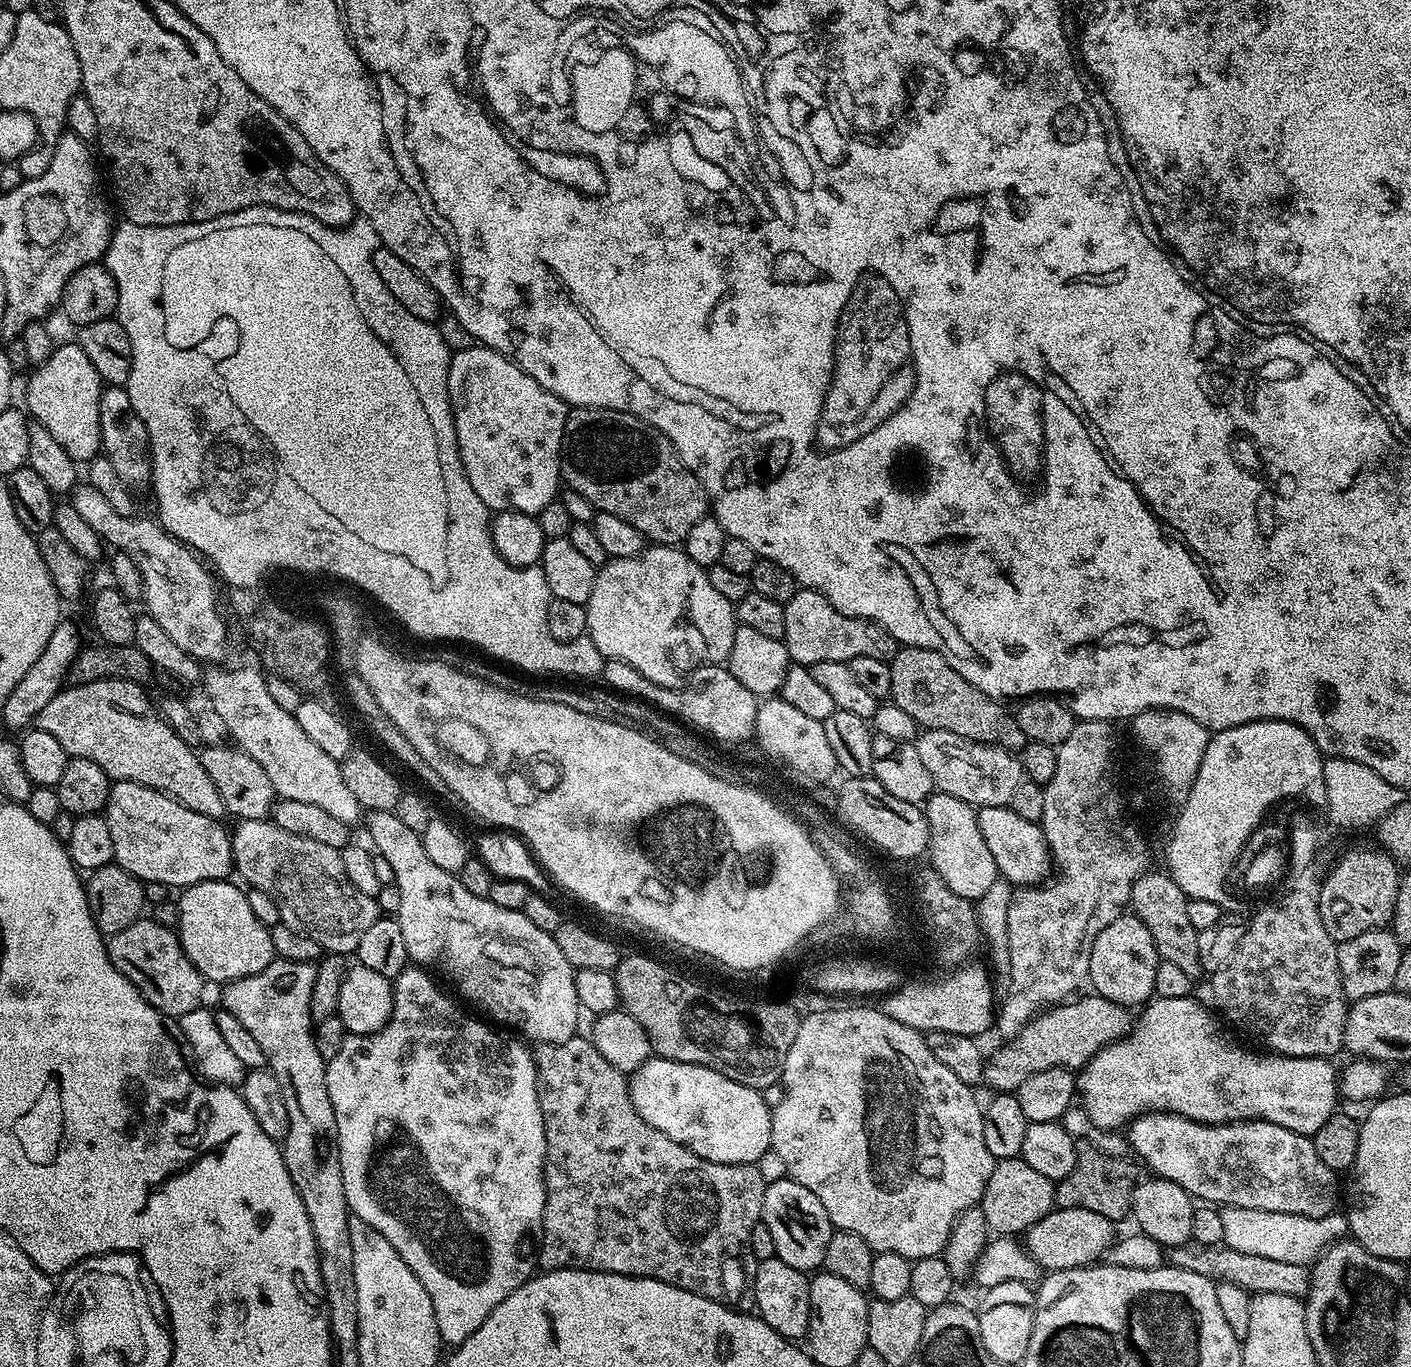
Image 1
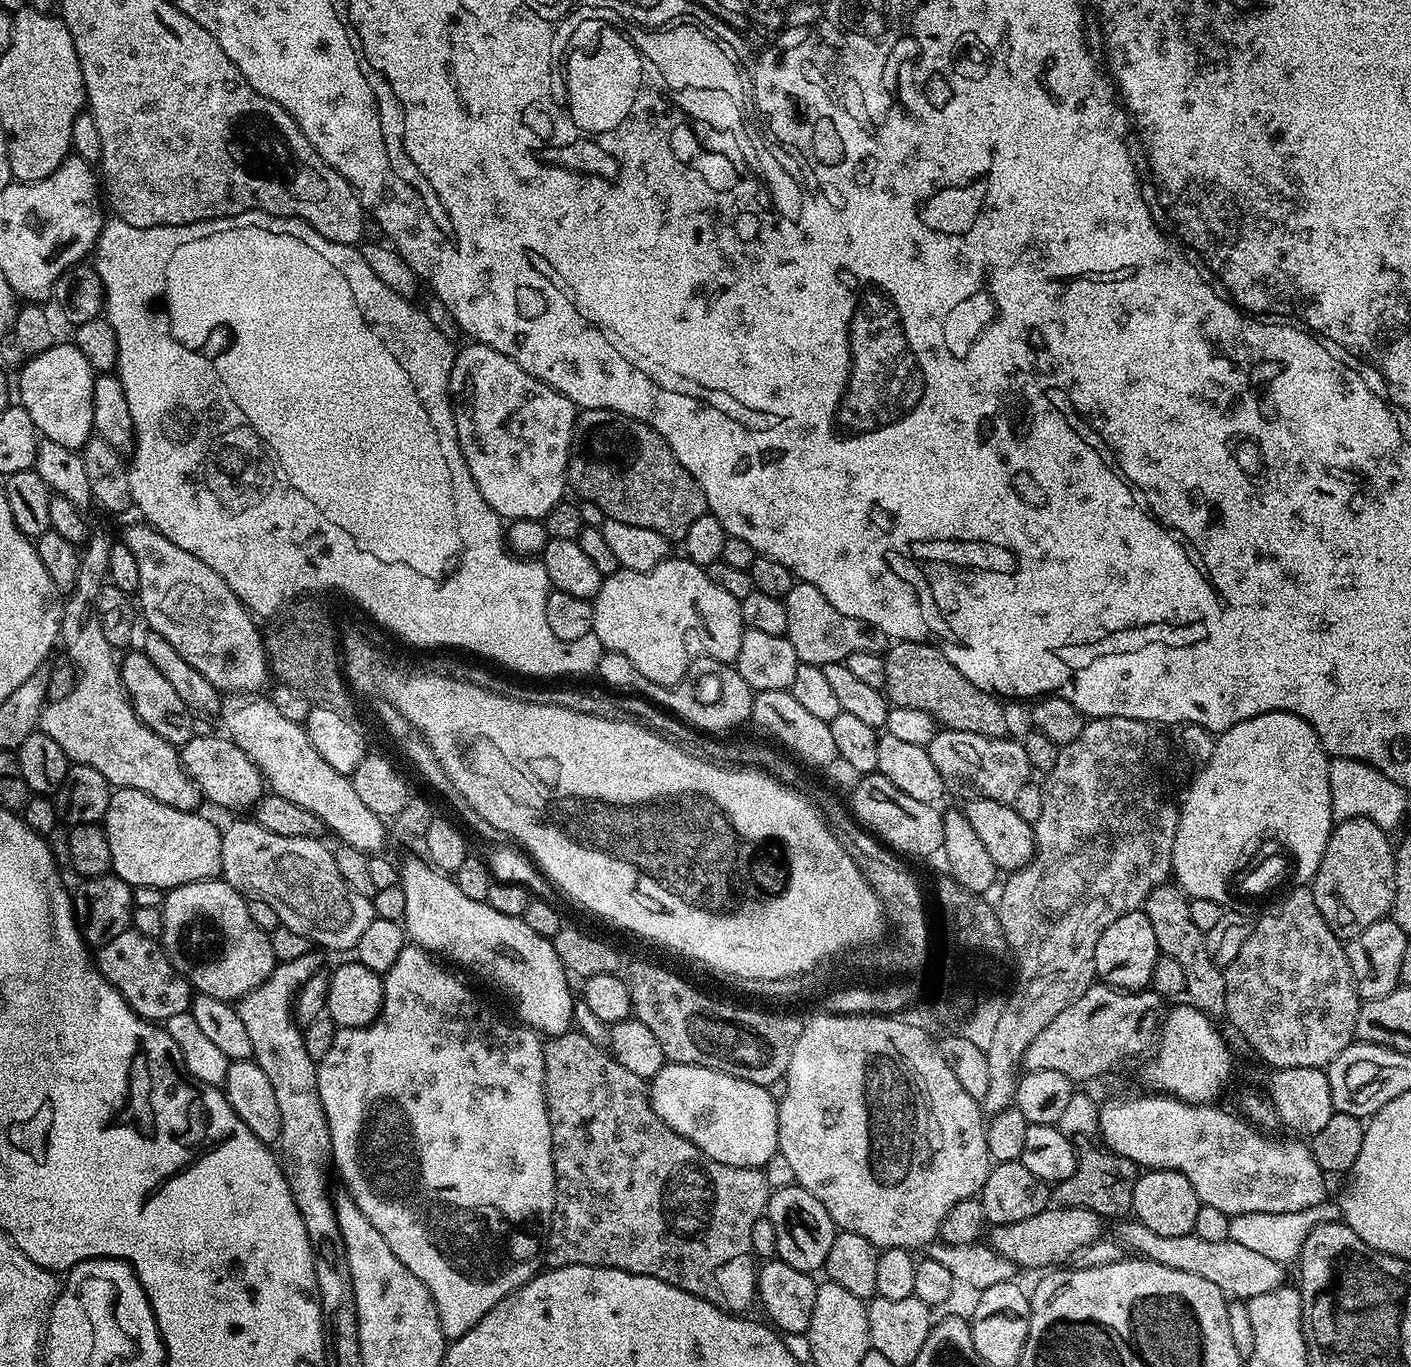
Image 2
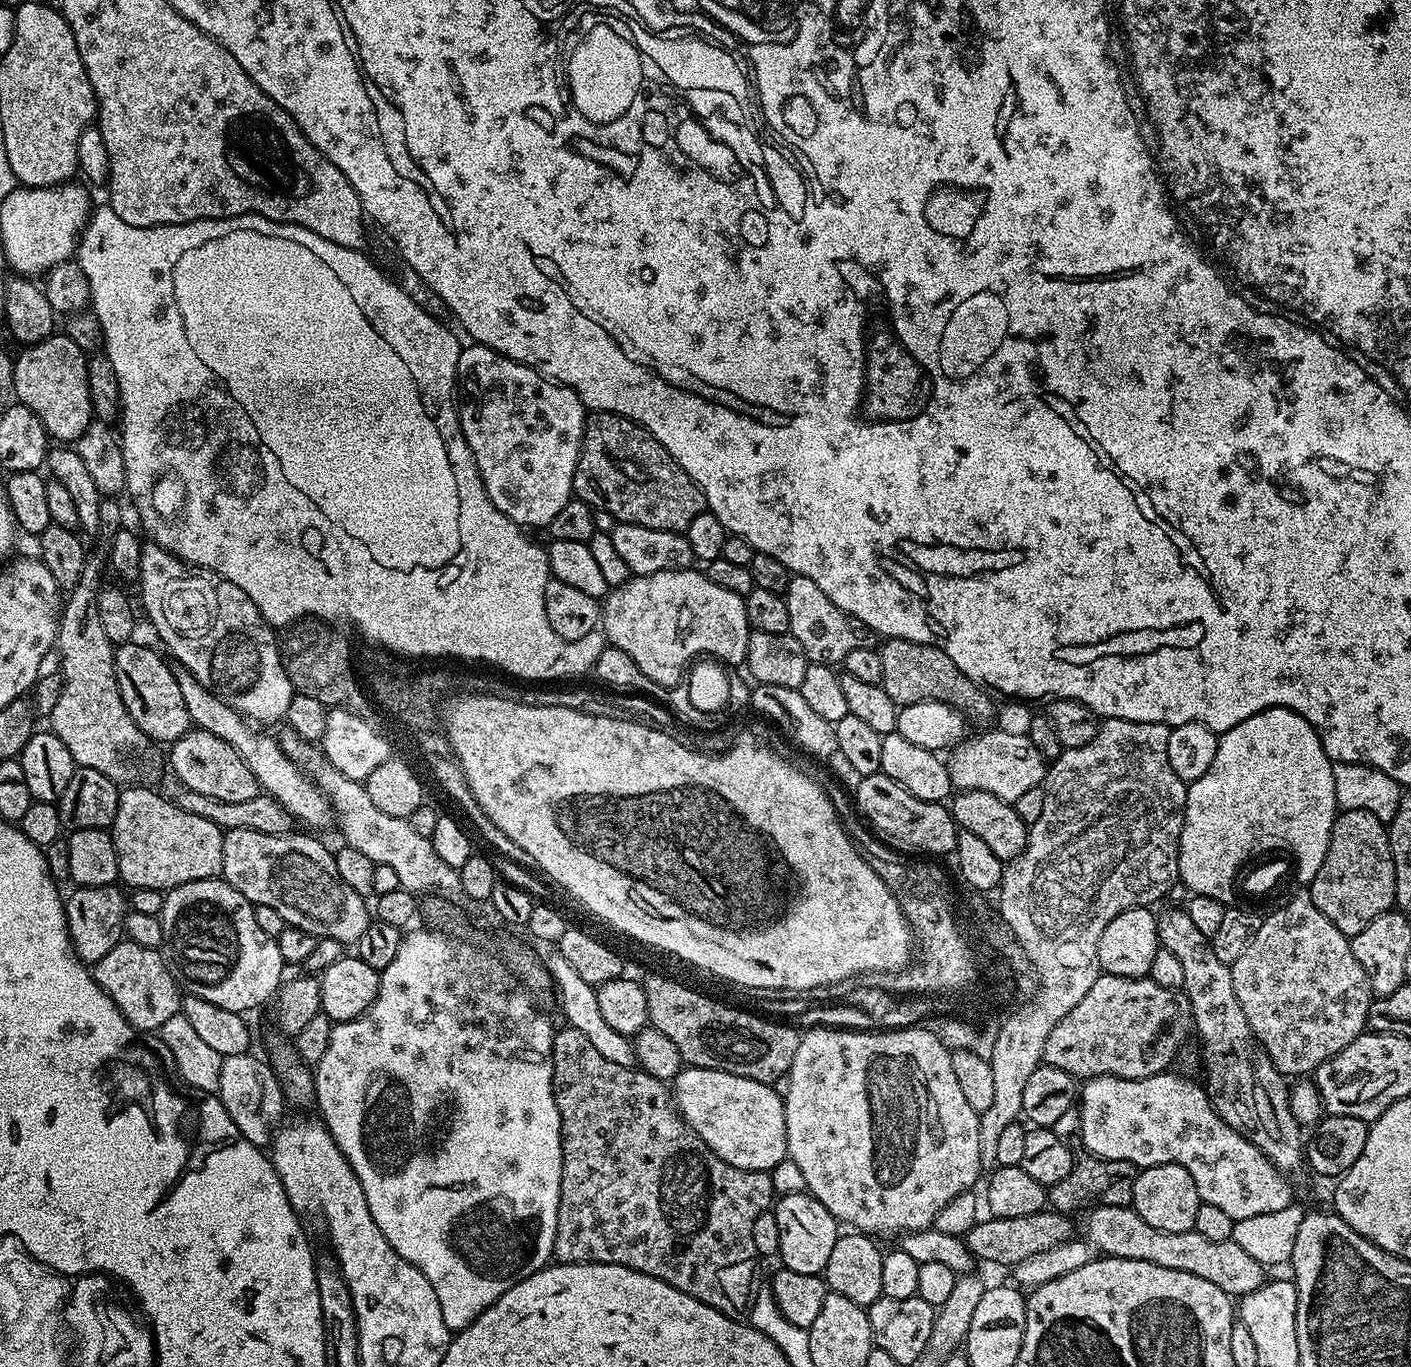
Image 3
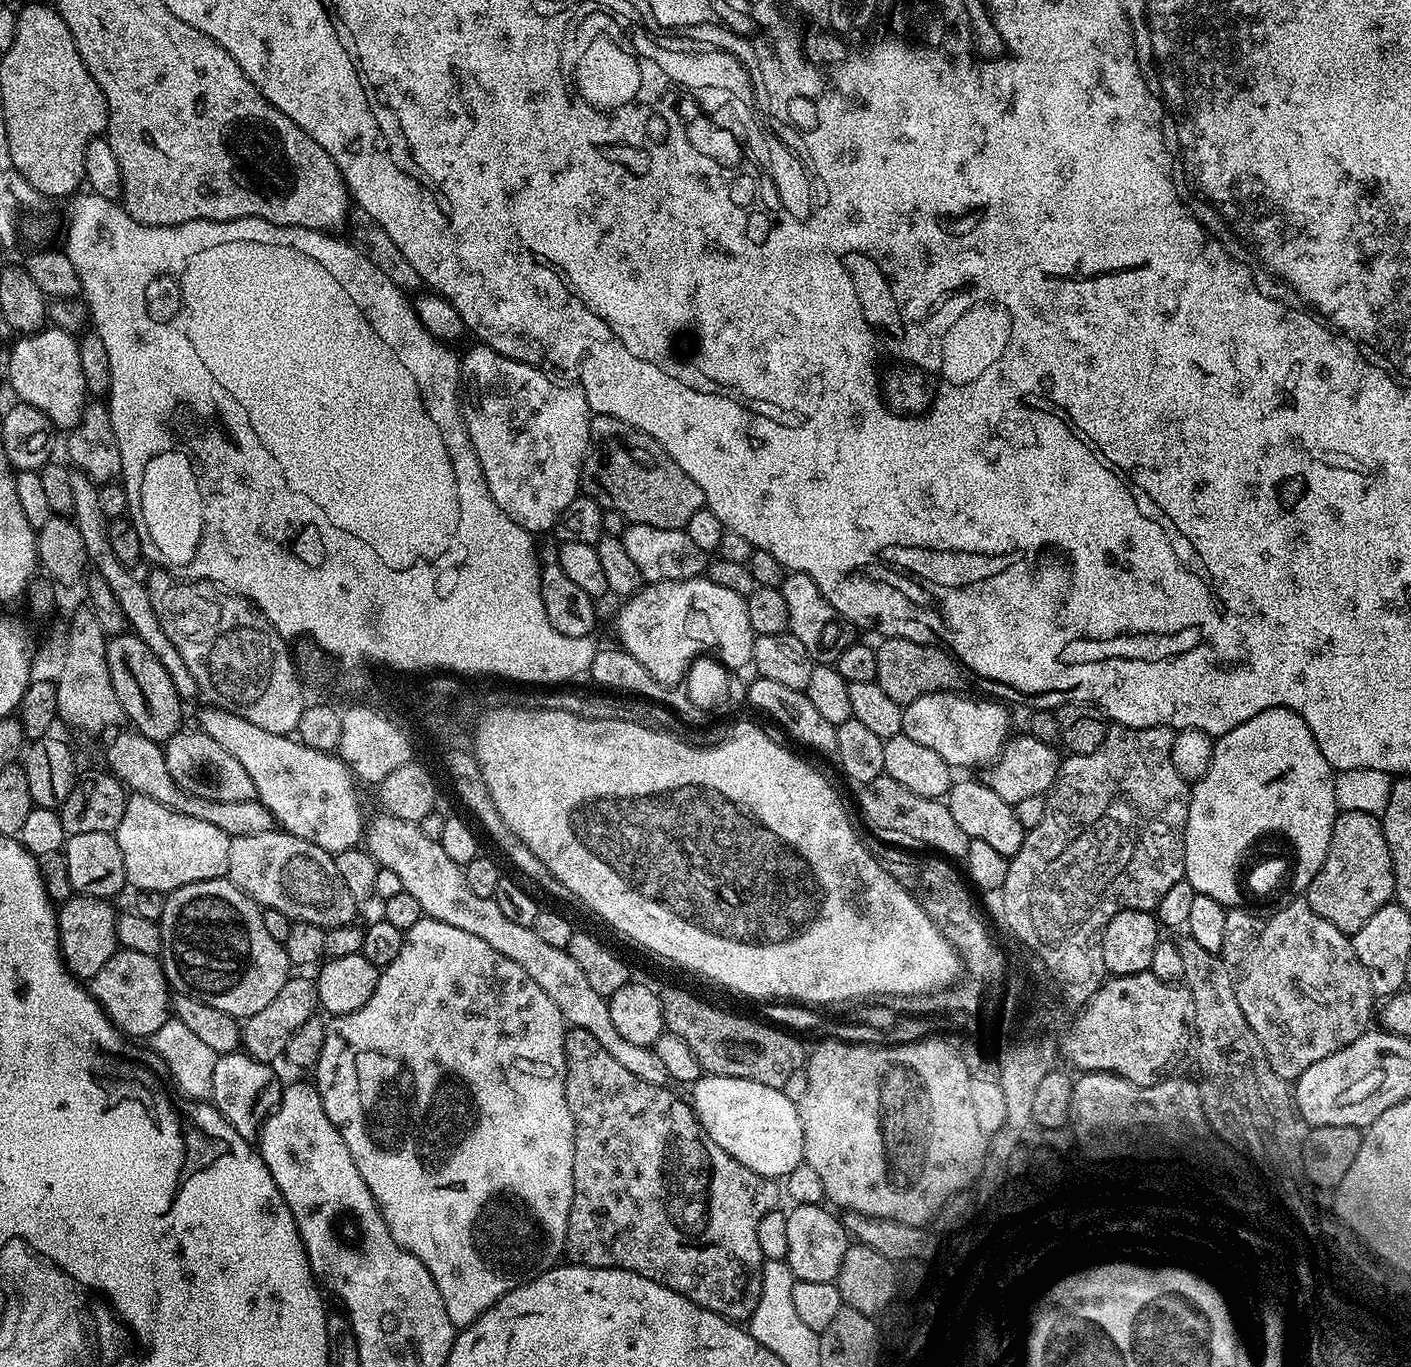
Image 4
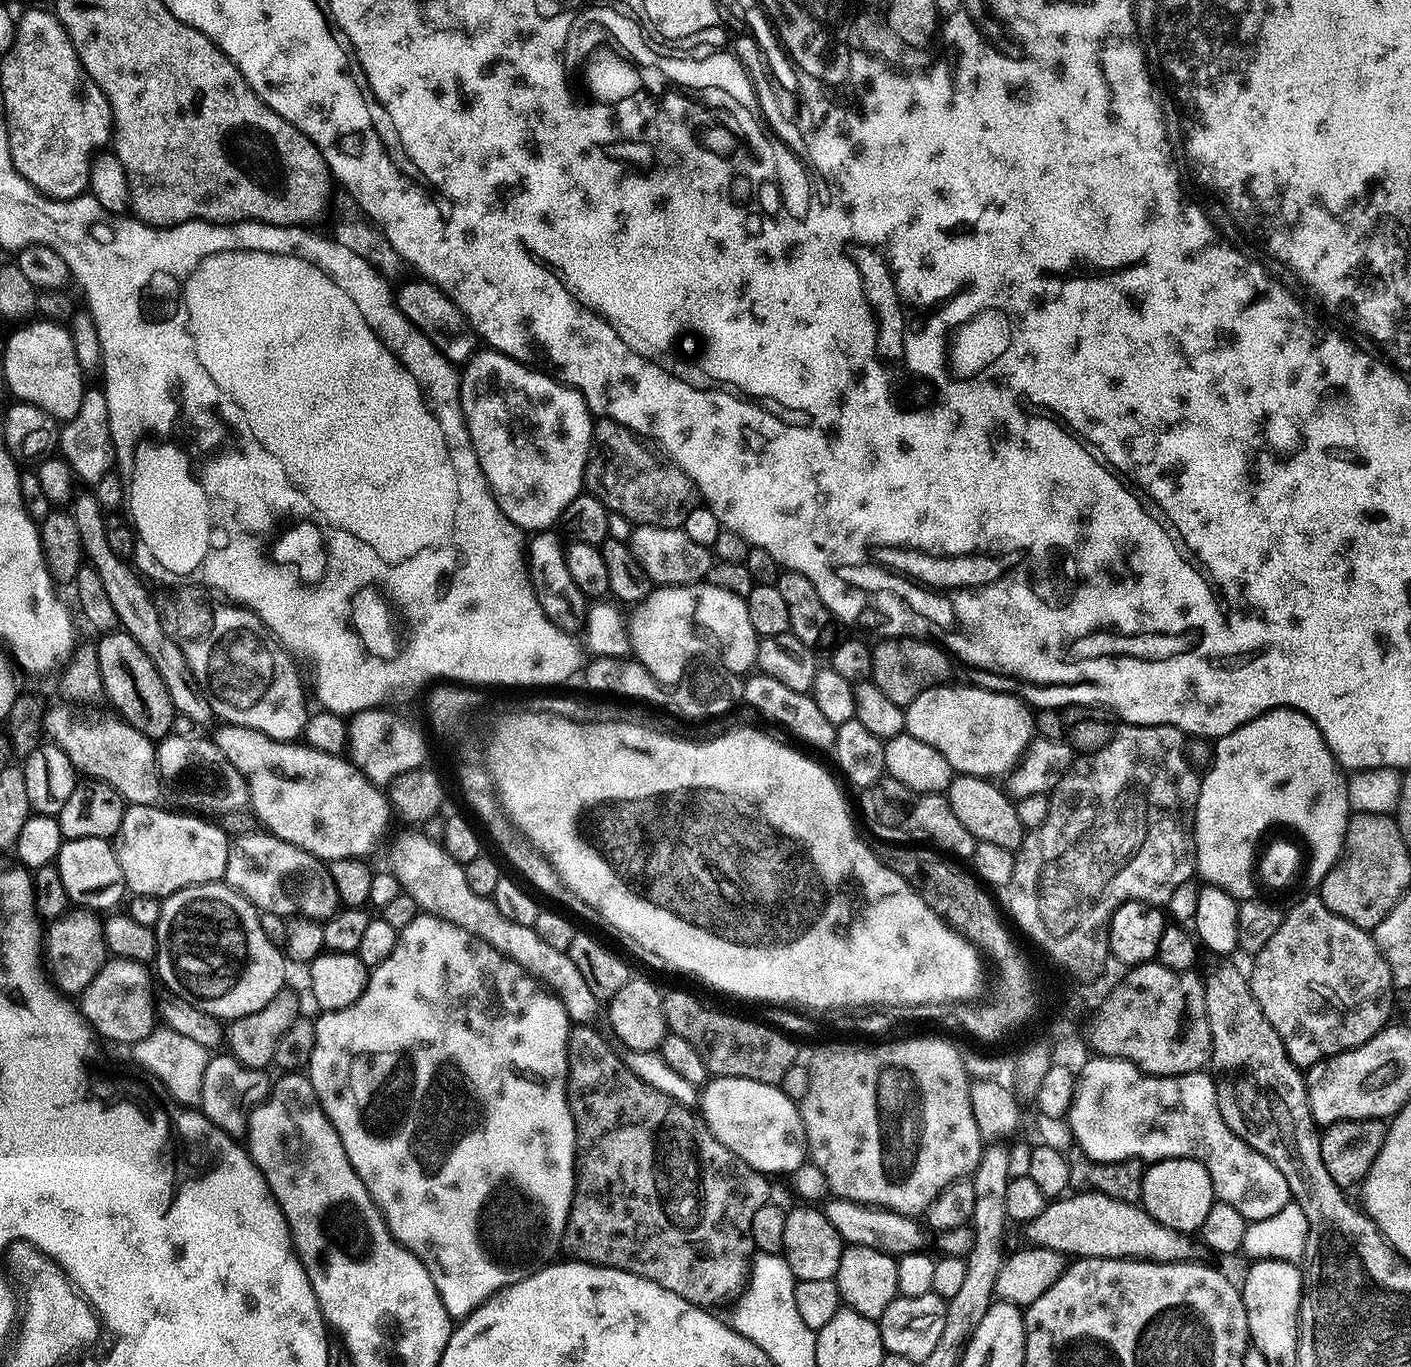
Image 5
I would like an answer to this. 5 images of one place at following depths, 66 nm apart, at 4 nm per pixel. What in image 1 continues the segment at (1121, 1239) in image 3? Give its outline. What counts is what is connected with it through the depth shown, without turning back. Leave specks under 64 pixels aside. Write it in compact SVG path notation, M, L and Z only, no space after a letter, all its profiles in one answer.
M1191 1243L1171 1249L1170 1264L1173 1268L1190 1270L1194 1274L1202 1274L1213 1282L1229 1280L1234 1286L1242 1286L1250 1294L1290 1294L1301 1298L1308 1295L1310 1272L1305 1265L1294 1262L1274 1262L1274 1258L1258 1258L1256 1254L1242 1254L1227 1246L1201 1248Z

